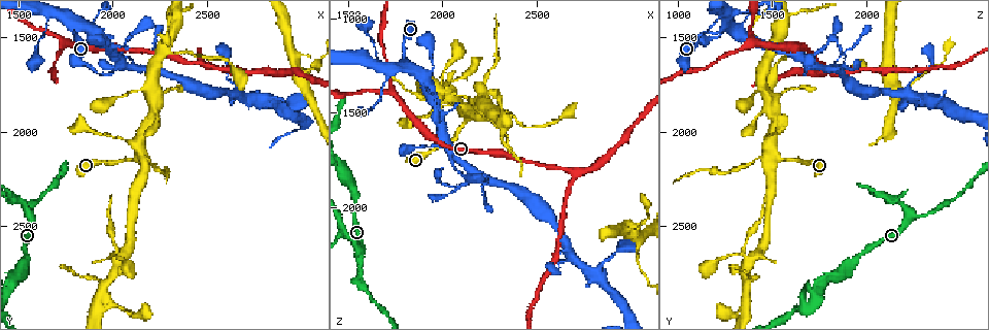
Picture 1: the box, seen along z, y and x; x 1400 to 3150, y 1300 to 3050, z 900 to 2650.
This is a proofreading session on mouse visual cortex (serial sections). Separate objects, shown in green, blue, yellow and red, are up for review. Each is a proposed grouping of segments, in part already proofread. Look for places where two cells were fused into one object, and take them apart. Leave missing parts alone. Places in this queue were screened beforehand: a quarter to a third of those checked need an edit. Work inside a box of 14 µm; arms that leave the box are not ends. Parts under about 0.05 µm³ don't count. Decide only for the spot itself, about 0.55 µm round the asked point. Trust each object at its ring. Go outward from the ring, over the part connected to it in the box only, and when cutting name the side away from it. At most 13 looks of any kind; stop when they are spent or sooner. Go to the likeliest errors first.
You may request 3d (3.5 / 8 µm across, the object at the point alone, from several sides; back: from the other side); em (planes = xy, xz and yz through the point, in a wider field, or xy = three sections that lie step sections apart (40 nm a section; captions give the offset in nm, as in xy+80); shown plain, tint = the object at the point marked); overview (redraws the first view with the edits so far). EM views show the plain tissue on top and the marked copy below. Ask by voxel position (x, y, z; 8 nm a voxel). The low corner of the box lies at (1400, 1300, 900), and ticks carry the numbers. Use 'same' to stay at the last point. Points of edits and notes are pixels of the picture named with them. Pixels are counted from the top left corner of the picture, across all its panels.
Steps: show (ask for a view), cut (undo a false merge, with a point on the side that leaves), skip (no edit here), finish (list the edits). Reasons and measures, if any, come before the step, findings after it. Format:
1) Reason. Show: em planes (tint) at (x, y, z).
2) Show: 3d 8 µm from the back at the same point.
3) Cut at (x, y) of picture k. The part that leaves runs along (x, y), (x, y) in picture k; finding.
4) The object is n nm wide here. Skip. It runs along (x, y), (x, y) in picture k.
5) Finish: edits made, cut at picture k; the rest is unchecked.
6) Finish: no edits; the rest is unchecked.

Show: 3d 3.5 µm at (2190, 2150, 1420).

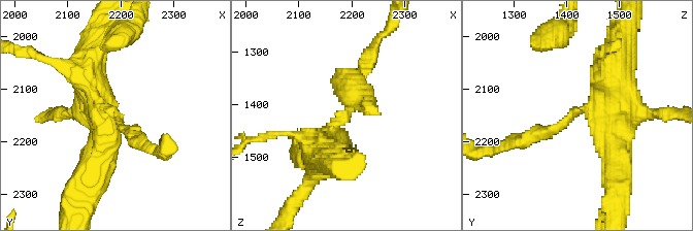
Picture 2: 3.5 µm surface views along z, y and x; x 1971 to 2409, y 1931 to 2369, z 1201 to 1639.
The arms are 150, 400 nm wide. Show: em xy step 2 (tint) at (2185, 2140, 1425).

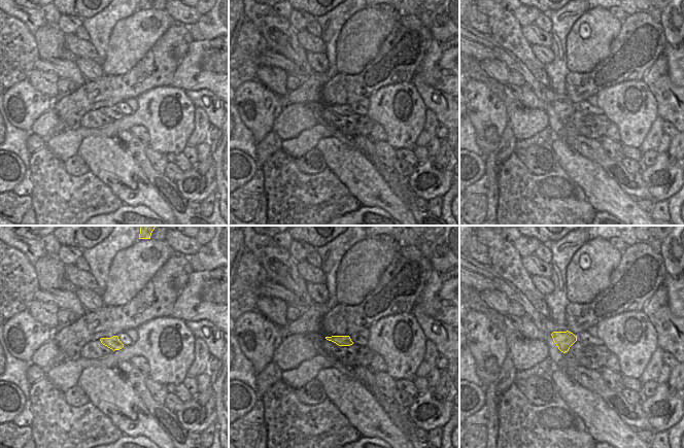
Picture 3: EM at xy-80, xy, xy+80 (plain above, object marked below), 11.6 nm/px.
Cut at (531, 135) of picture 2. The part that leaves runs along (565, 121), (552, 130), (489, 150) in picture 2; a second cell is stuck on.

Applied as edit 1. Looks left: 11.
Show: overview.

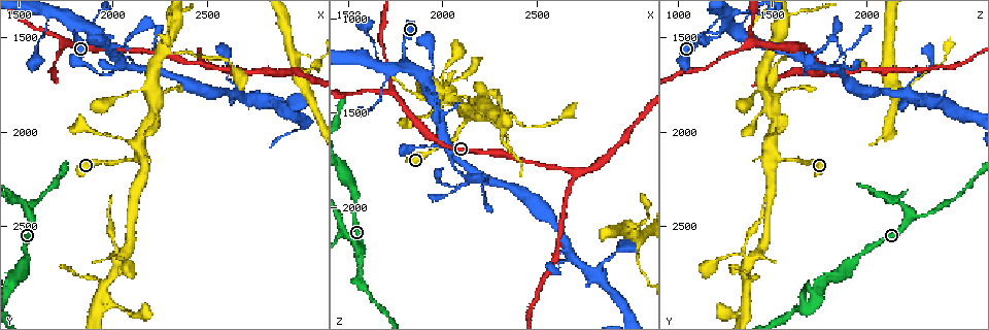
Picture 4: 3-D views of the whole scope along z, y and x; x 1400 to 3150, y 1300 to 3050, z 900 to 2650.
A narrow waist. Show: 3d 3.5 µm from the back at (2090, 1610, 1870).

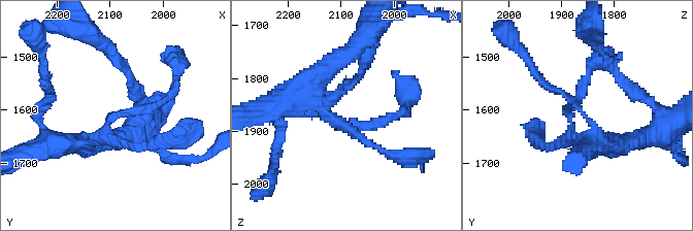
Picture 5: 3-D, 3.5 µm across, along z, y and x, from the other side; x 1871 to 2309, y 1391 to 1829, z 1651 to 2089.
Now the EM. Show: em xy step 5 (tint) at (2090, 1615, 1885).

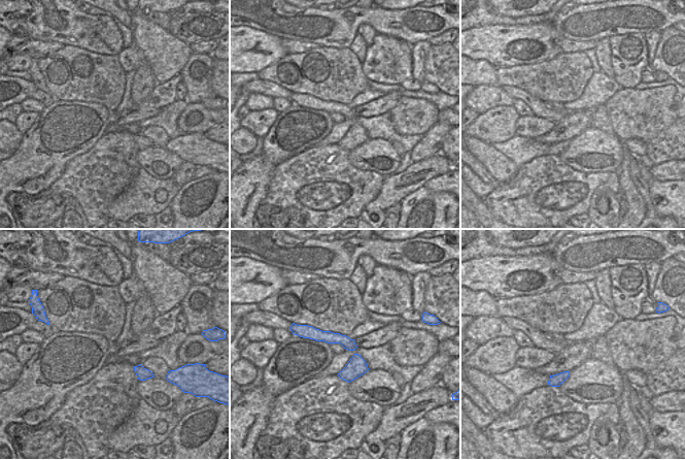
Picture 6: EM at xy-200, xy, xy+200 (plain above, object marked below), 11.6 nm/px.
The object is 180 nm wide here. Skip. It runs along (611, 143), (570, 133), (581, 89) in picture 5; one cell here.

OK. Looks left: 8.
Thick turns thin. Show: 3d 3.5 µm at (2370, 1580, 1510).

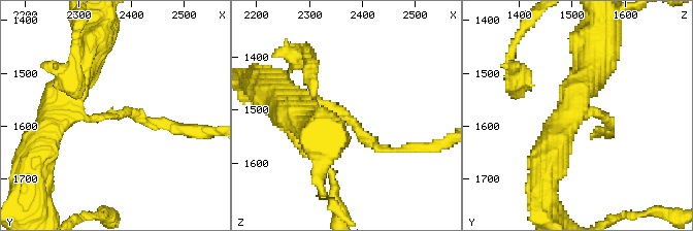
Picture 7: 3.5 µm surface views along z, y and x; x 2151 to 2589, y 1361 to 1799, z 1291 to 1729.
The arms are 150, 350 nm wide; shape alone is not enough. Show: em xy step 1 (tint) at (2365, 1575, 1510).

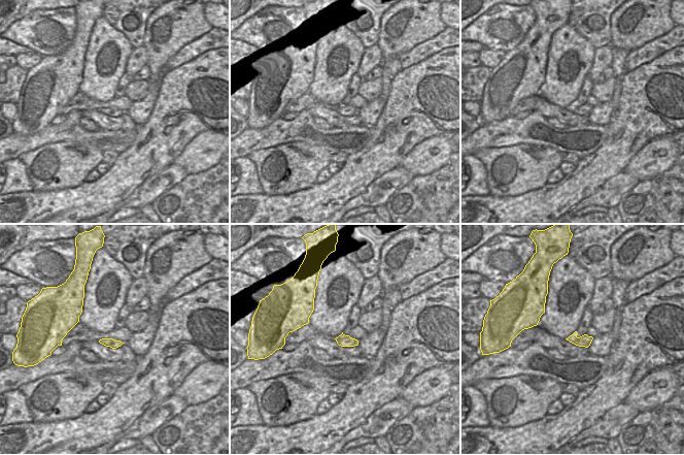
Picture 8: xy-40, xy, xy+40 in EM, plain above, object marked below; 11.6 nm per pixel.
Skip. It runs along (278, 100), (320, 100), (393, 149) in picture 7; one cell here.

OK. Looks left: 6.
Branch point. Show: 3d 3.5 µm at (1760, 1540, 1400).

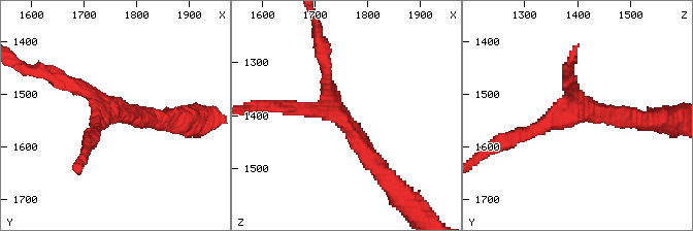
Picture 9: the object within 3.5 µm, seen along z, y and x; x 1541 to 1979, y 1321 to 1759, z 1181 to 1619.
Show: em xy step 2 (tint) at (1760, 1540, 1405).

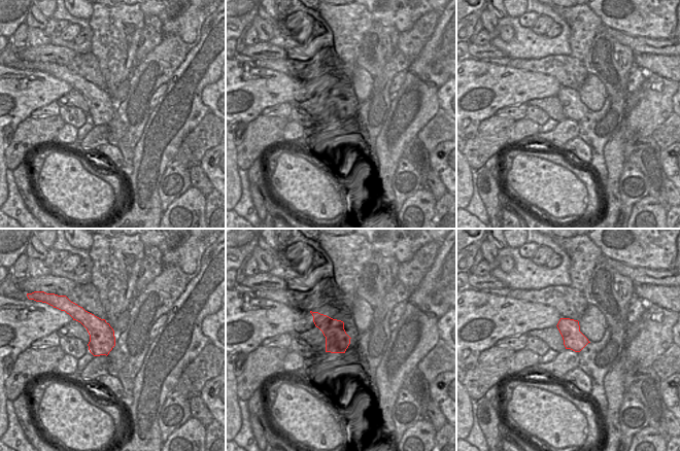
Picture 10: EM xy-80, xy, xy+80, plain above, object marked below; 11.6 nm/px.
3 arms meet here. Skip. It runs along (383, 174), (335, 108), (326, 61) in picture 9; continuous, no second cell.

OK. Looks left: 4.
Sudden change in width. Show: em xy step 3 (tint) at (2030, 2680, 1370).

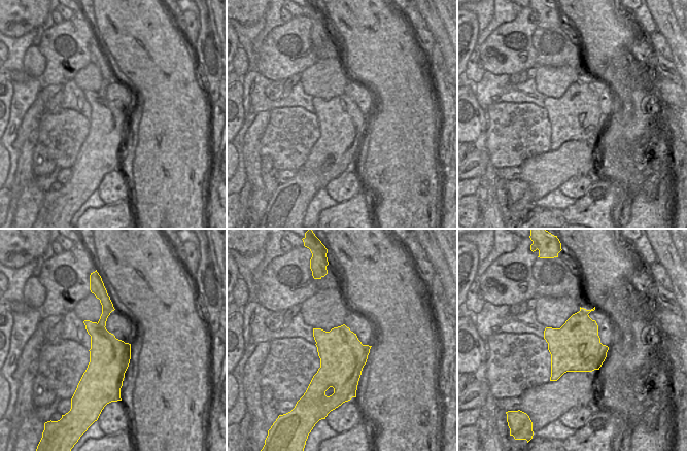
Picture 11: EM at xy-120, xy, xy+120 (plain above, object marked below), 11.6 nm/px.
See where the arms go. Show: 3d 3.5 µm at the same point.

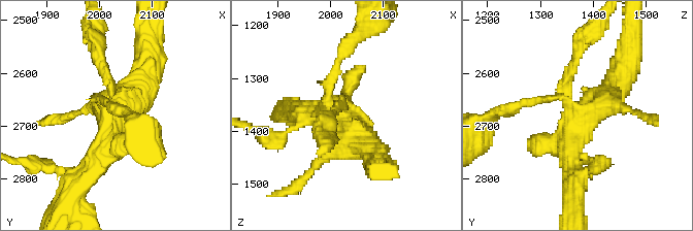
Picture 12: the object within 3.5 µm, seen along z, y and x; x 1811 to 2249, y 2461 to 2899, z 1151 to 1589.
The object is 550 nm wide here. Cut at (102, 61) of picture 12. The part that leaves runs along (110, 95), (98, 43), (88, 28) in picture 12; two cells meet here.

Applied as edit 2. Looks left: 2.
Finish: edits made, cut at picture 2, cut at picture 12; the rest is unchecked.

